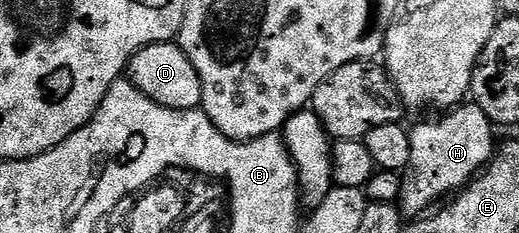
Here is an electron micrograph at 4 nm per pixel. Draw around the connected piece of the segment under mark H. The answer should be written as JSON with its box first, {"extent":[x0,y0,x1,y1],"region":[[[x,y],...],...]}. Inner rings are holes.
{"extent":[397,102,497,217],"region":[[[464,102],[439,114],[436,120],[423,120],[416,128],[412,127],[409,166],[401,173],[403,181],[397,201],[404,217],[422,217],[440,202],[462,192],[495,155],[497,139],[494,131],[485,110],[473,102]]]}

